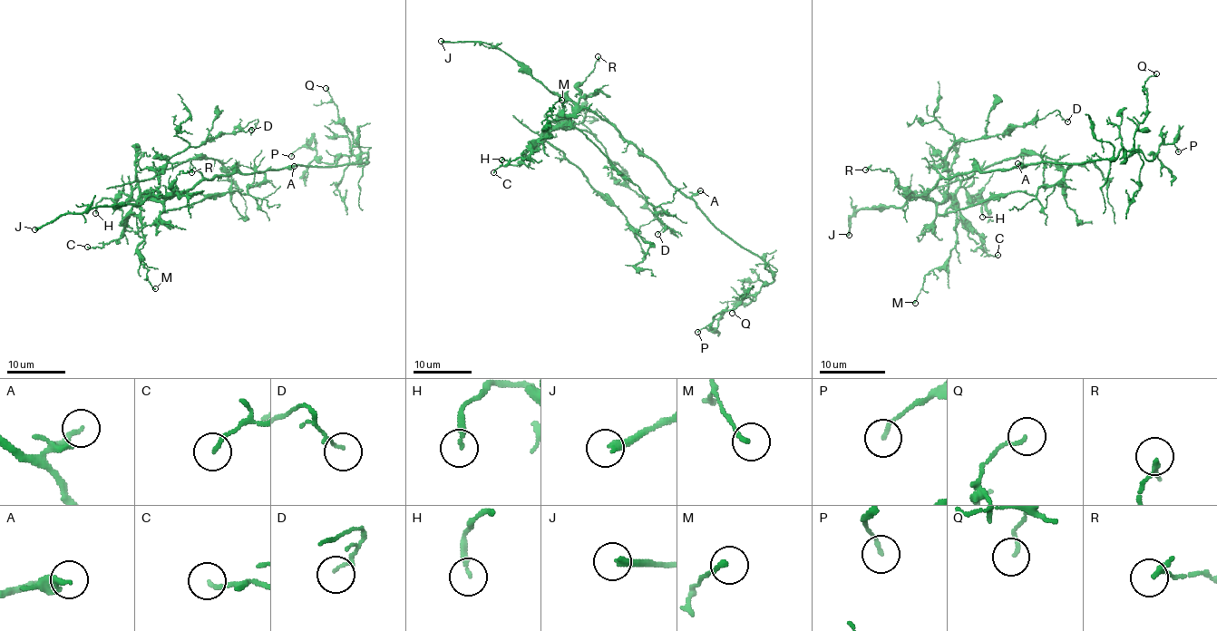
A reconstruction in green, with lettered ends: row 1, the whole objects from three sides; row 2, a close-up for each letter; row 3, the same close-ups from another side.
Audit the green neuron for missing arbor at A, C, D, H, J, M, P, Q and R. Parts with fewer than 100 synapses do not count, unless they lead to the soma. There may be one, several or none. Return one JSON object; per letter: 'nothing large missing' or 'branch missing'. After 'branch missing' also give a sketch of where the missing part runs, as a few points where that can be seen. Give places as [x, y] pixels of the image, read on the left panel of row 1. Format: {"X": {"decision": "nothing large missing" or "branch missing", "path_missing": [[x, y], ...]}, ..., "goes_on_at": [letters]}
{"A": {"decision": "nothing large missing"}, "C": {"decision": "nothing large missing"}, "D": {"decision": "nothing large missing"}, "H": {"decision": "nothing large missing"}, "J": {"decision": "branch missing"}, "M": {"decision": "nothing large missing"}, "P": {"decision": "nothing large missing"}, "Q": {"decision": "nothing large missing"}, "R": {"decision": "nothing large missing"}, "goes_on_at": ["J"]}

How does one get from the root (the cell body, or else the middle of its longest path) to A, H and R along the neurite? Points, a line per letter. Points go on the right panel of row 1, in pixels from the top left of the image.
A: (949, 177), (966, 175), (976, 169), (1009, 169), (1024, 165), (1017, 163)
H: (949, 177), (941, 179), (928, 197), (943, 203), (963, 187), (989, 199), (982, 205), (982, 217)
R: (949, 177), (941, 179), (928, 191), (915, 195), (903, 189), (888, 169), (865, 169)

